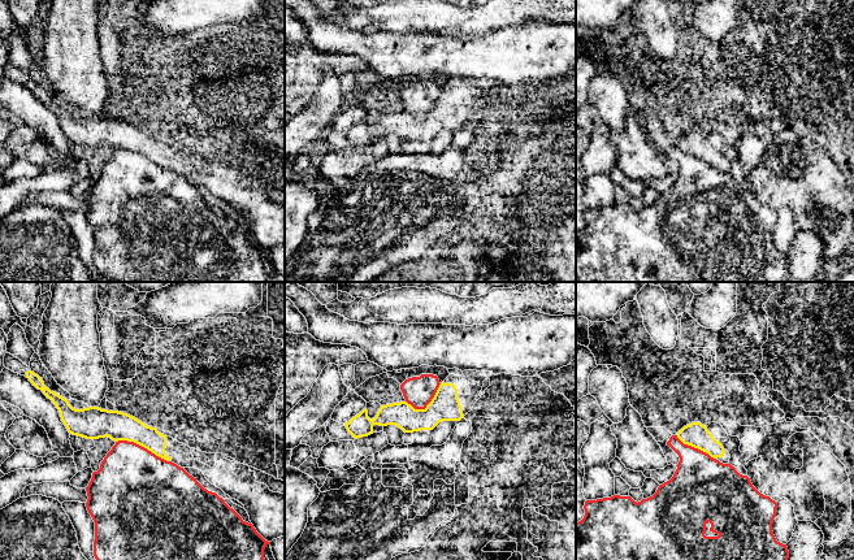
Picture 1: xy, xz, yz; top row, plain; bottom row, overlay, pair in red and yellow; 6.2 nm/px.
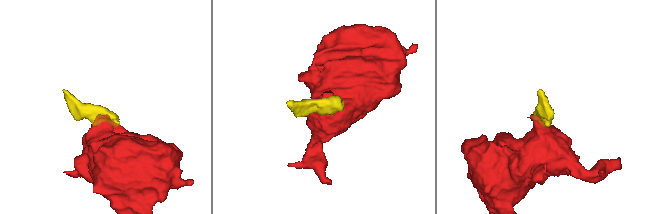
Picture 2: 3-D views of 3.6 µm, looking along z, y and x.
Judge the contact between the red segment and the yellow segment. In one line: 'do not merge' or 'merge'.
do not merge

